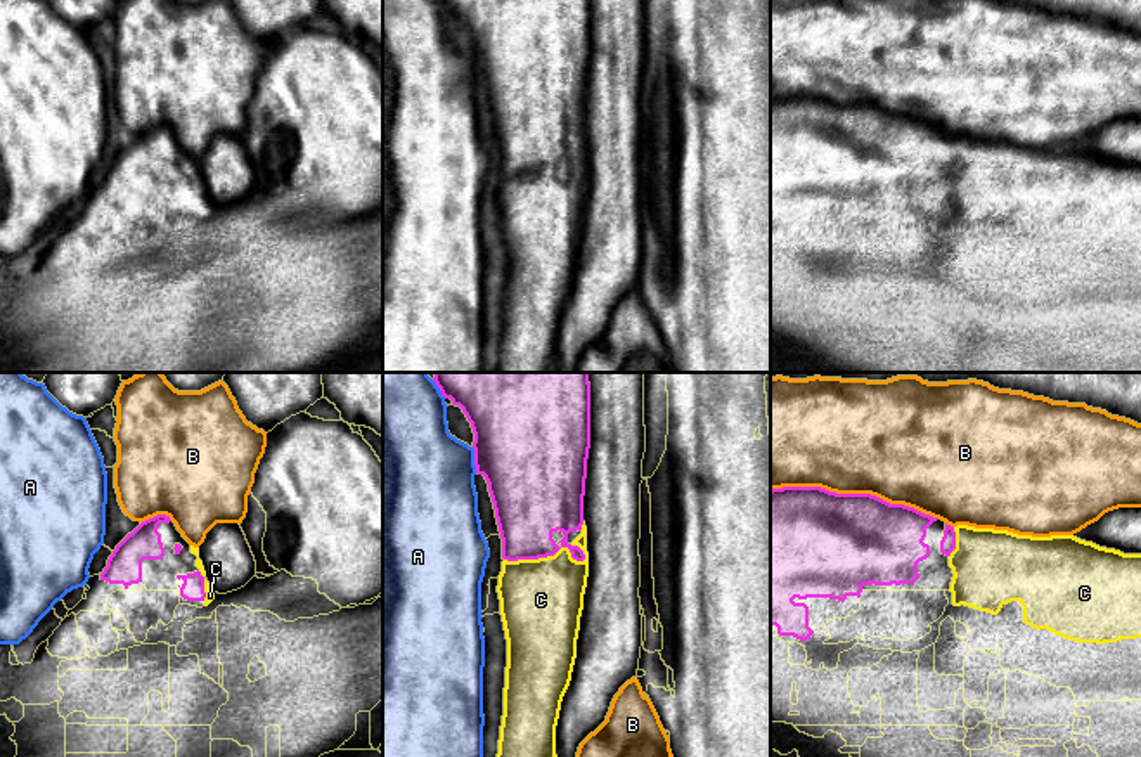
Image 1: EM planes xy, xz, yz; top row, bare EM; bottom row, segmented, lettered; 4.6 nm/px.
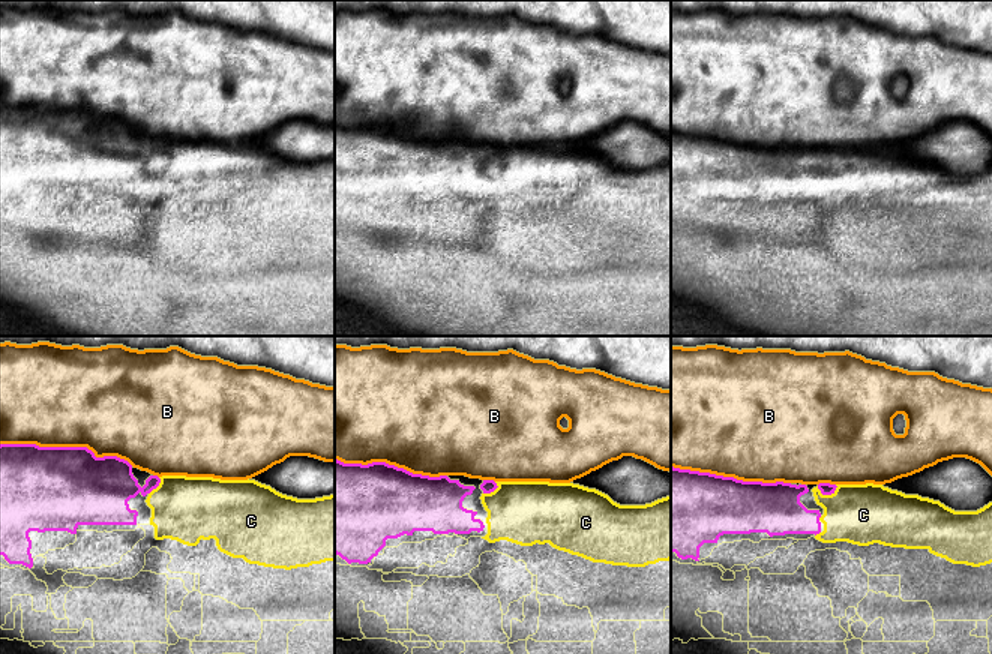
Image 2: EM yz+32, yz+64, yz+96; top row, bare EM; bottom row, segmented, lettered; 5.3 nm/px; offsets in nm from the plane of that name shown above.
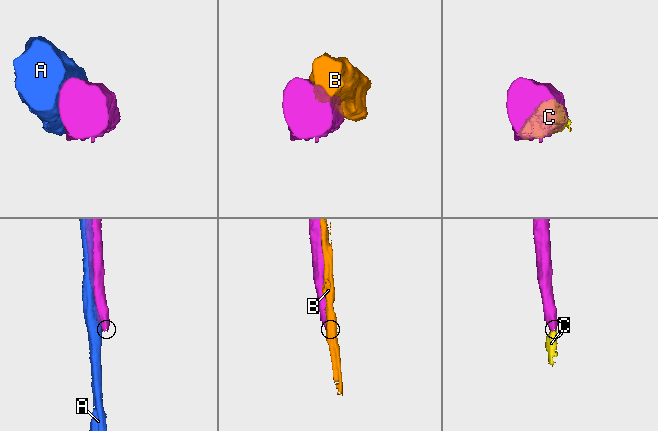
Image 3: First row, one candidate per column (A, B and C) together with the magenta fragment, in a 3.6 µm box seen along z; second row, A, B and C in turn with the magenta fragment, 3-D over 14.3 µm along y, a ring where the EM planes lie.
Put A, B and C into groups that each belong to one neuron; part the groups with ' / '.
A / B / C

